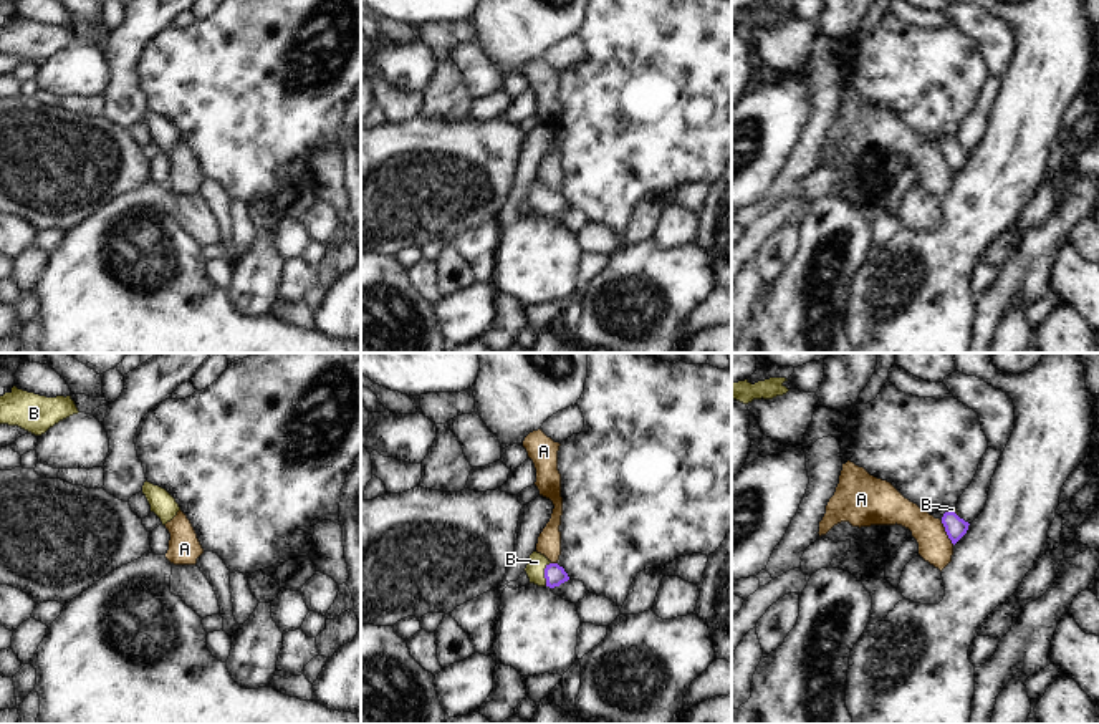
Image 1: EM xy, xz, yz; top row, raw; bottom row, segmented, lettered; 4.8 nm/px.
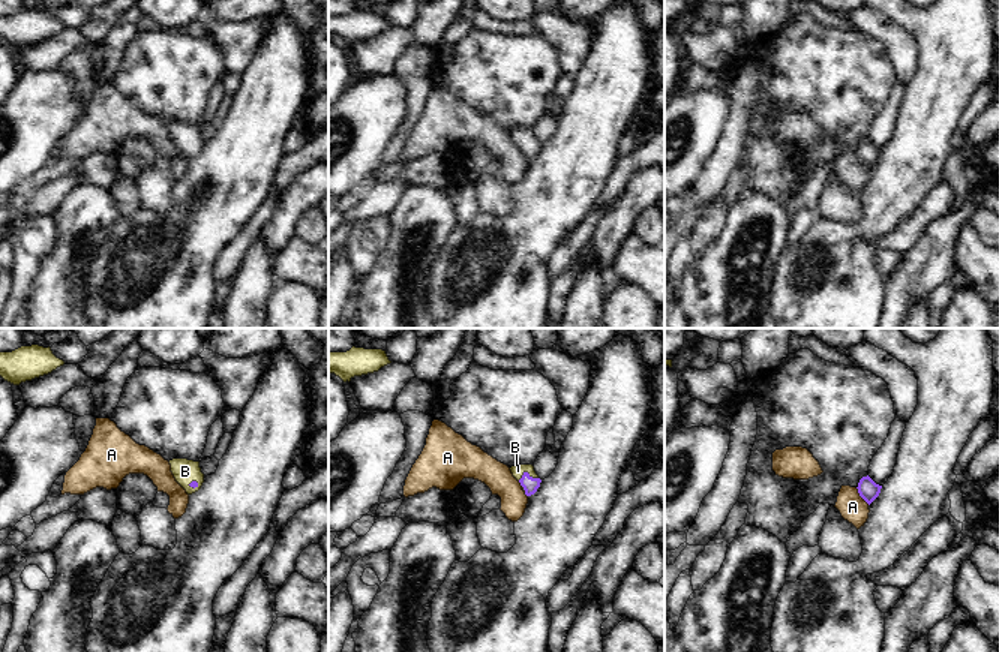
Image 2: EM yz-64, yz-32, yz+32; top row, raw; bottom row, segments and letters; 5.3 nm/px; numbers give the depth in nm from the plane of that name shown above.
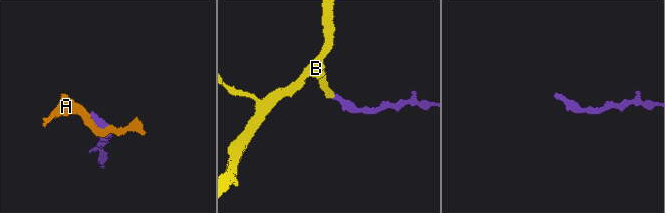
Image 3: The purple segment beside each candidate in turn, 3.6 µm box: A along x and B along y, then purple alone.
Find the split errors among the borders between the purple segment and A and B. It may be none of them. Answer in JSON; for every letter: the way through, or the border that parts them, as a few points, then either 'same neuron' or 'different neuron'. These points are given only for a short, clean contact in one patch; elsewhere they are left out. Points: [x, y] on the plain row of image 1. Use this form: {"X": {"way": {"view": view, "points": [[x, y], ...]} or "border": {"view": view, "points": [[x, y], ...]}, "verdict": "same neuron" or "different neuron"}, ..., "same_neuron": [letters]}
{"A": {"verdict": "different neuron"}, "B": {"way": {"view": "xz", "points": [[555, 204], [545, 202], [537, 191]]}, "verdict": "same neuron"}, "same_neuron": ["B"]}

